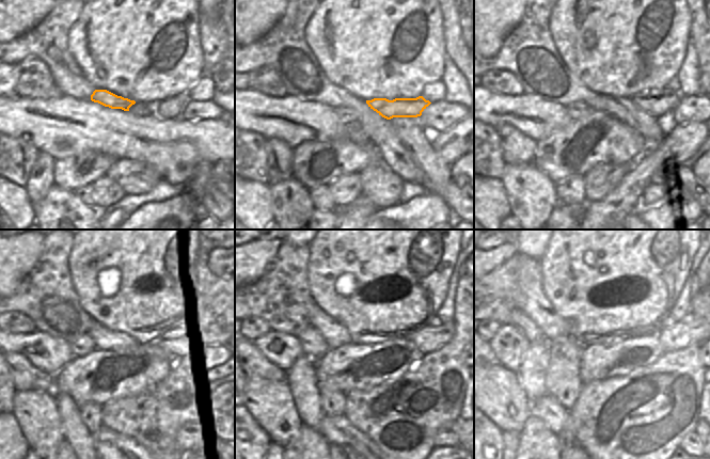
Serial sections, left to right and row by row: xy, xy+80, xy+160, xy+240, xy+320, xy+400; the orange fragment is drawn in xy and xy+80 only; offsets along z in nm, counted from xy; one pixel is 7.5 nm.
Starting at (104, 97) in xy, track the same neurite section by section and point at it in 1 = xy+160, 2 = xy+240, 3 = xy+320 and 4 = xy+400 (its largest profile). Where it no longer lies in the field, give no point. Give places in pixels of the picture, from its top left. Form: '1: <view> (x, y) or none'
1: xy+160 (660, 104)
2: xy+240 (186, 341)
3: xy+320 (429, 338)
4: xy+400 (690, 330)

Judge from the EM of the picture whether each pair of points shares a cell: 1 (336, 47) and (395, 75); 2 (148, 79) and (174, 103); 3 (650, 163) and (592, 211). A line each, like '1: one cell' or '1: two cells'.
1: one cell
2: two cells
3: one cell

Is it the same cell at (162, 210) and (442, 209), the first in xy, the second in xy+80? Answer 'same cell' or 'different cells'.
same cell

